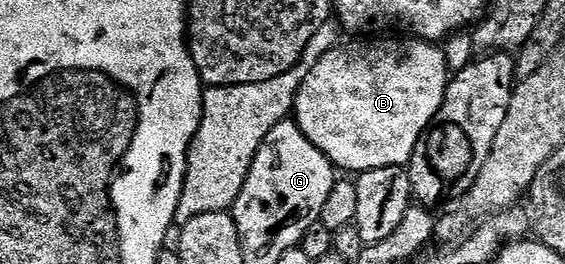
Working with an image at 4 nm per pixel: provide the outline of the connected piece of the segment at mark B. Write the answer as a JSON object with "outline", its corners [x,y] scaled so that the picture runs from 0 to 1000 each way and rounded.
{"outline":[[[653,140],[644,155],[605,159],[588,178],[543,277],[519,390],[517,432],[529,489],[584,602],[591,636],[611,655],[637,655],[673,633],[717,633],[736,542],[759,462],[777,428],[798,273],[795,227],[779,174],[745,148],[717,140],[701,163],[696,140]]]}

